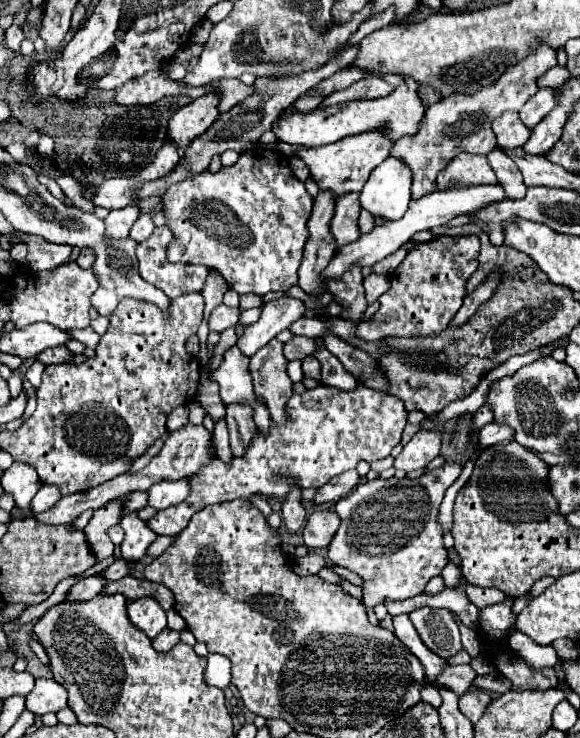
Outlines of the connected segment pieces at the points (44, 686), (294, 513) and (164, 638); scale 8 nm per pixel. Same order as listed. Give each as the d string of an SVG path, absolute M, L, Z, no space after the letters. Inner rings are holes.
M38 678L34 690L26 696L26 708L32 710L34 714L48 714L48 712L58 712L66 706L66 690L54 682L54 680L46 680L46 678Z
M290 486L290 494L286 494L282 502L282 518L284 526L288 532L296 532L304 526L304 506L302 506L302 488L300 486Z
M166 628L166 630L162 630L162 634L158 634L158 638L154 638L152 642L154 642L154 648L156 648L158 652L168 652L172 646L176 646L176 644L180 642L180 632Z

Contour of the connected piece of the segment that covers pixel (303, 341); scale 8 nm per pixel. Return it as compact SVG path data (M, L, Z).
M294 336L290 342L284 344L284 352L288 352L288 360L302 360L316 352L316 344L312 338Z

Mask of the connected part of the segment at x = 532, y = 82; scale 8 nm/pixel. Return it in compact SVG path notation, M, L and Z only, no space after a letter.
M538 44L530 50L526 58L522 58L522 62L516 62L514 66L510 66L510 70L504 70L498 82L492 82L490 86L484 86L474 94L452 94L428 106L422 118L422 126L418 126L418 134L396 140L392 150L392 156L402 158L412 168L412 198L422 198L424 194L434 192L436 176L460 152L492 152L496 148L494 132L492 128L488 128L492 120L506 110L518 112L524 106L524 102L538 92L538 78L552 66L556 66L556 50L552 46Z

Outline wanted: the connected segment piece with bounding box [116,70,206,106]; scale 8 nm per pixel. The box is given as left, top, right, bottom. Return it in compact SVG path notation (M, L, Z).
M150 70L118 88L116 102L124 106L148 106L158 102L162 96L190 96L194 100L204 92L206 88L202 86L186 86L182 82L170 80L162 74L162 70Z

